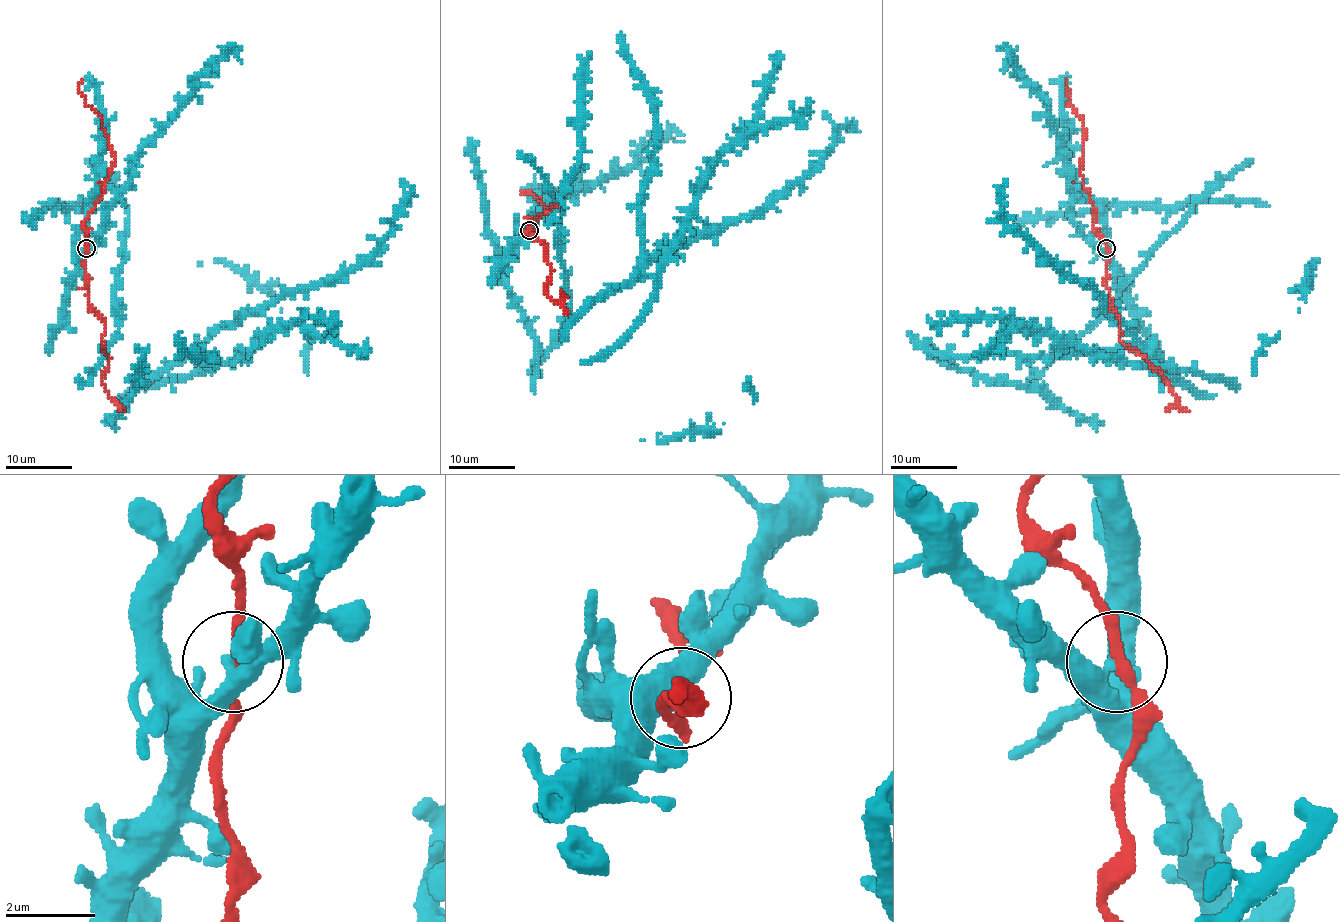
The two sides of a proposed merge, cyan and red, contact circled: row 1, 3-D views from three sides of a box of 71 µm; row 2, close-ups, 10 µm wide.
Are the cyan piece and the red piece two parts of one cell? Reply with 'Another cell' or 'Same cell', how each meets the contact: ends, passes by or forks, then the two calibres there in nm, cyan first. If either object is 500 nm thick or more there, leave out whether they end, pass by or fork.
Same cell. At the ring cyan passes by. At the ring red passes by. Thickness 320 nm (cyan) against 200 nm

